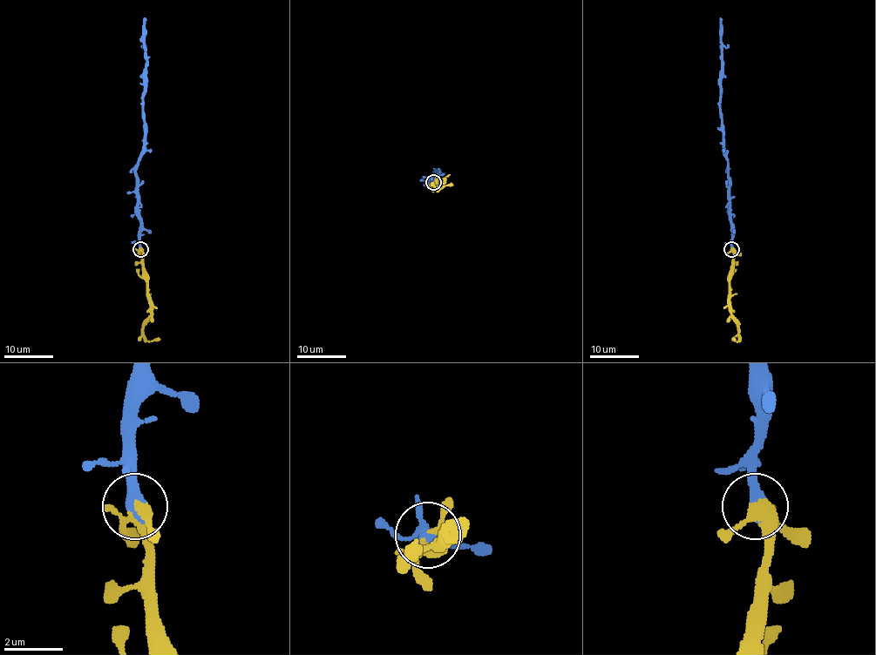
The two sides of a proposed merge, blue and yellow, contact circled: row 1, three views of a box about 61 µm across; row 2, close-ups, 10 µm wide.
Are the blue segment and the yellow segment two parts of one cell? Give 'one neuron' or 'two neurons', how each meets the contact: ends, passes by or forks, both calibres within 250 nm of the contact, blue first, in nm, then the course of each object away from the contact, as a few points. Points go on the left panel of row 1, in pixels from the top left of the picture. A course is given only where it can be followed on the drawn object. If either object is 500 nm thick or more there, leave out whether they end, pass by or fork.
one neuron | blue ends | yellow forks | 440/320 nm | blue via (139, 249), (136, 164), (145, 134), (142, 111), (146, 69), (144, 17) | yellow via (139, 249), (151, 318), (144, 327), (144, 337), (147, 341), (159, 339)

